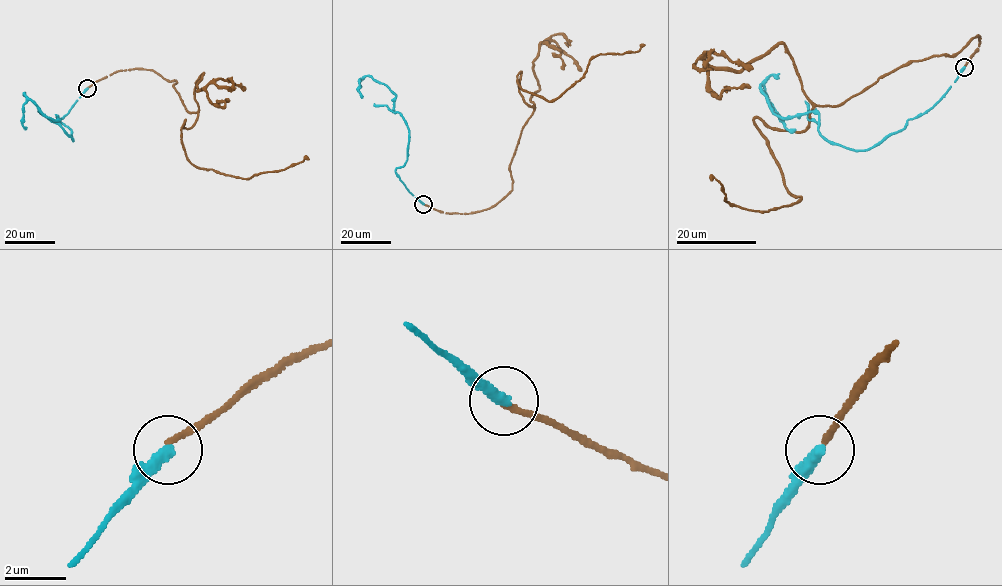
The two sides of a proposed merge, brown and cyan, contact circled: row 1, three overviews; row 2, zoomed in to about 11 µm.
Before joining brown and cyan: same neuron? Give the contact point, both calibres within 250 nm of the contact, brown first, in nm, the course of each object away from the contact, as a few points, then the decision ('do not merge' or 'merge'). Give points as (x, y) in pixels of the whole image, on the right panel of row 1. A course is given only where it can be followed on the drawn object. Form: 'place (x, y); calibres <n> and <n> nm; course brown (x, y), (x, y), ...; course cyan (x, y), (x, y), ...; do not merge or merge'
place (964, 67); calibres 180 and 400 nm; course brown (964, 67), (979, 36), (814, 106), (804, 130), (755, 117), (796, 203), (734, 206), (711, 180); course cyan (964, 67), (932, 107), (867, 149), (831, 143), (817, 113), (780, 117), (760, 86), (796, 129); do not merge

